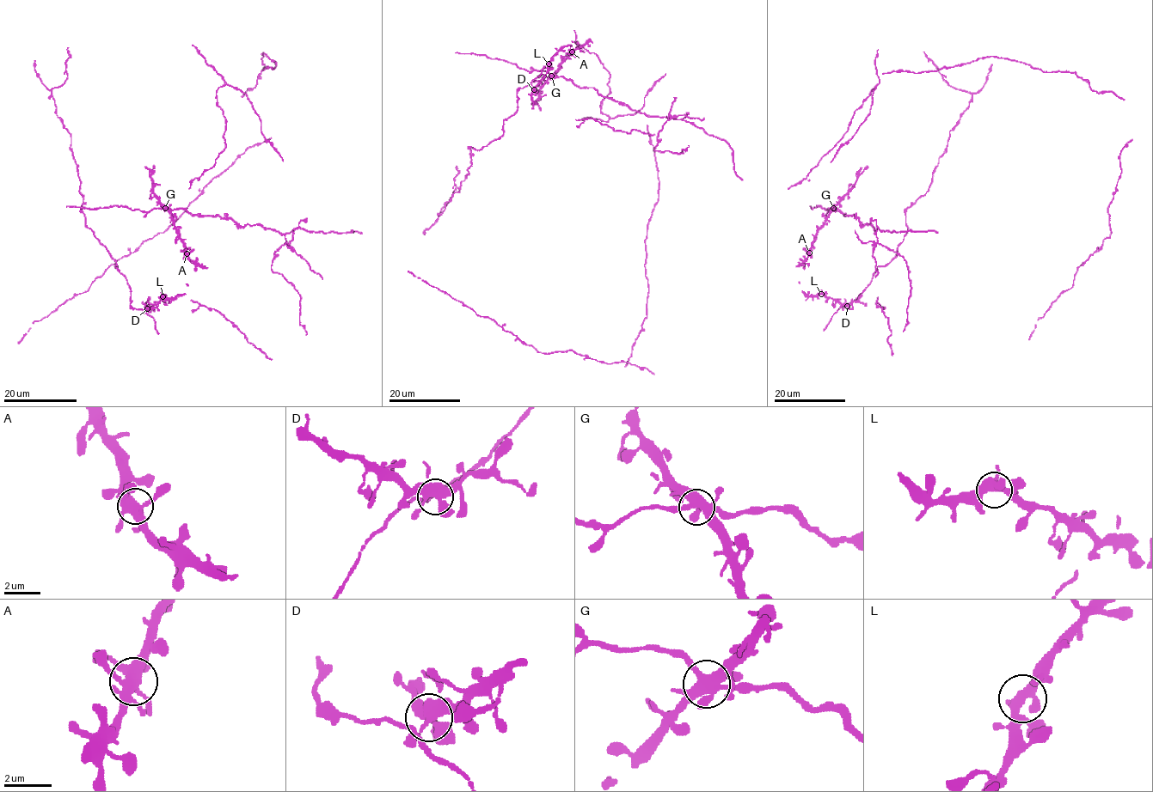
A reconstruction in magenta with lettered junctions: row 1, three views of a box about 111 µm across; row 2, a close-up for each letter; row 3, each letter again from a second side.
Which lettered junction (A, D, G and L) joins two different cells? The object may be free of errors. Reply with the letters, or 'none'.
G

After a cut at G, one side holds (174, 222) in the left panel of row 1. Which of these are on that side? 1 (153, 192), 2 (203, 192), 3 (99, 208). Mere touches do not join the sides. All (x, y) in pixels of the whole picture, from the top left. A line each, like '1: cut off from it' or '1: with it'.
1: with it
2: with it
3: cut off from it

